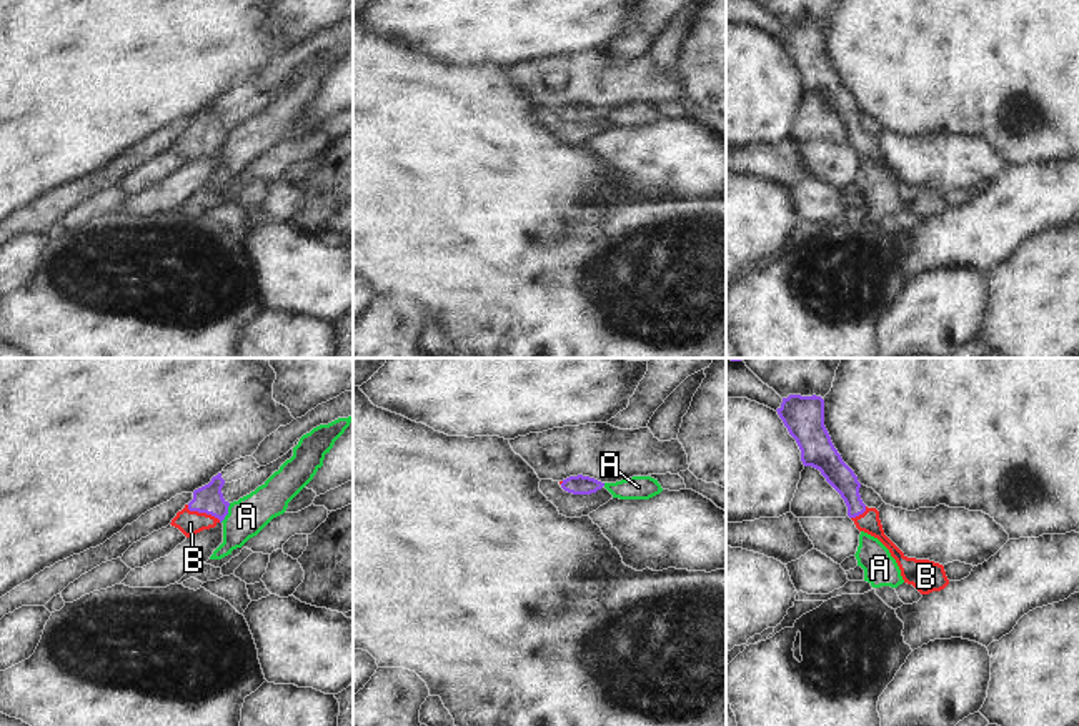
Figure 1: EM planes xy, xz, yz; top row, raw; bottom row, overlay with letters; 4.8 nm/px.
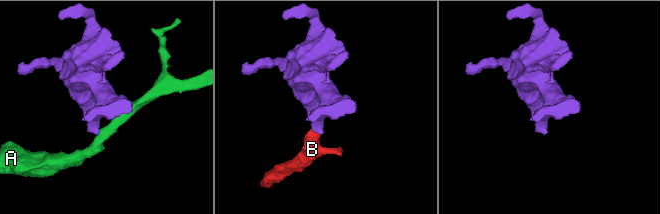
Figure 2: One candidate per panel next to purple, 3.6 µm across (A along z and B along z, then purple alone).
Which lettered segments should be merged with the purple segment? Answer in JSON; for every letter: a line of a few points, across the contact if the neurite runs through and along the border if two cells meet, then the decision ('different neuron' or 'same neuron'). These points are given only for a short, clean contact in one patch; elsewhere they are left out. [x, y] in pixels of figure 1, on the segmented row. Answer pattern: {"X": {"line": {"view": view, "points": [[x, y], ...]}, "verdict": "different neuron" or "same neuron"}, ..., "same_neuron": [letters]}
{"A": {"line": {"view": "xy", "points": [[230, 503], [228, 513], [220, 522]]}, "verdict": "different neuron"}, "B": {"line": {"view": "xy", "points": [[208, 498], [203, 512], [190, 523]]}, "verdict": "same neuron"}, "same_neuron": ["B"]}

